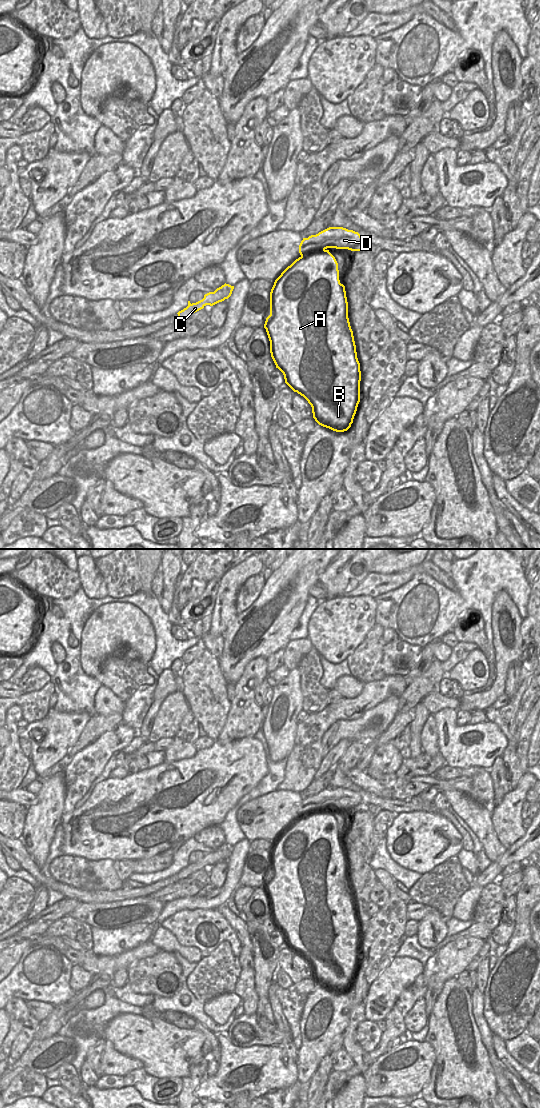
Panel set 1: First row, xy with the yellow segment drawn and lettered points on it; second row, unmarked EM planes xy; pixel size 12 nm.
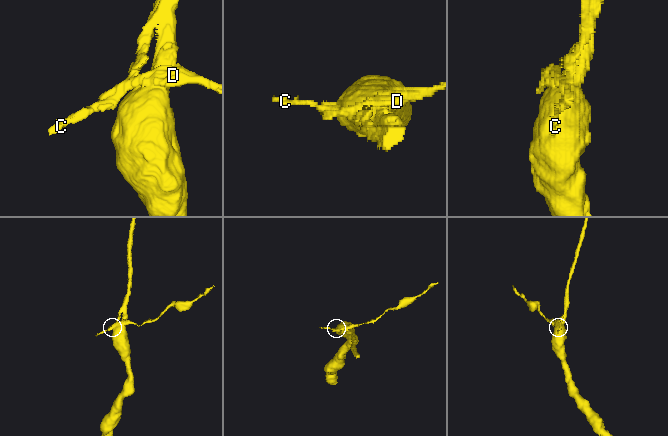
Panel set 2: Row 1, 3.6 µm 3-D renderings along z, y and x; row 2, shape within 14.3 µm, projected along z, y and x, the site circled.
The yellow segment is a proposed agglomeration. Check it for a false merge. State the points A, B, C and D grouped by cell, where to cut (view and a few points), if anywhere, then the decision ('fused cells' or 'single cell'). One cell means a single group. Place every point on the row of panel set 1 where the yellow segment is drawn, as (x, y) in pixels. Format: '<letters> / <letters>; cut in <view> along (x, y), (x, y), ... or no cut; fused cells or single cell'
A B C / D; cut in xy along (306, 238), (315, 244), (316, 249), (324, 250); fused cells

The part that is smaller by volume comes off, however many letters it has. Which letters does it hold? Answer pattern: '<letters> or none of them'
D

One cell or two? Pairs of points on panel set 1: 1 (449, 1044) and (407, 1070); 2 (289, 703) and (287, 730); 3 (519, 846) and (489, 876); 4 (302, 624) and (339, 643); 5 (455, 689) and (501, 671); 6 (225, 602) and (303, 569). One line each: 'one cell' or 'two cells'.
1: two cells
2: one cell
3: one cell
4: two cells
5: two cells
6: two cells

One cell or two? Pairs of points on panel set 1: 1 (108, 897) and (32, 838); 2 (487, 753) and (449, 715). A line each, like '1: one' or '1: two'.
1: two
2: one

